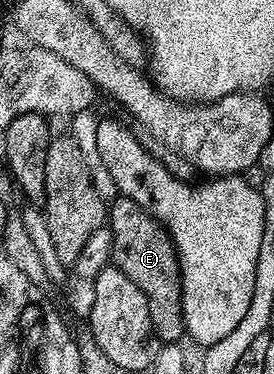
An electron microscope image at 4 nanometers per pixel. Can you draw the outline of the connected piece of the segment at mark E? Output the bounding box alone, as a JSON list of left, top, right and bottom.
[106,197,186,345]

